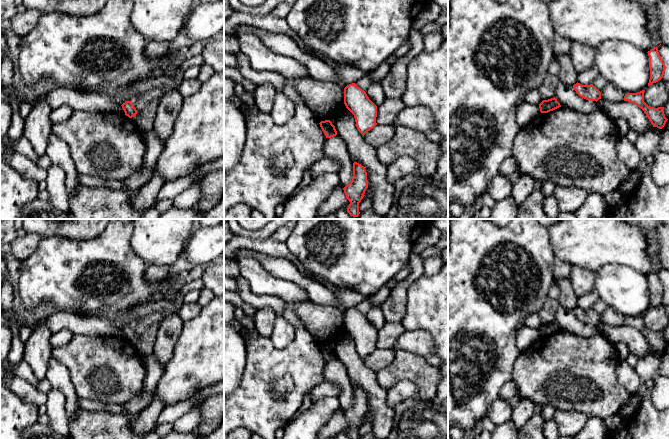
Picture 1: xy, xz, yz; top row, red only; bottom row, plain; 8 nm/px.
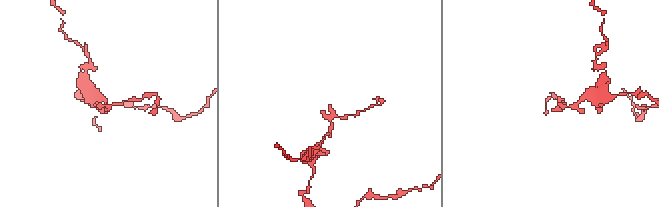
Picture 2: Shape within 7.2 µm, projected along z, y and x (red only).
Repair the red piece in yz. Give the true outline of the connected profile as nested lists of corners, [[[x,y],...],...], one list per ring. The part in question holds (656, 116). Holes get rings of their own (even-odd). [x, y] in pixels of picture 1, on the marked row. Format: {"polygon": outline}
{"polygon": [[[642,90],[637,93],[627,93],[624,96],[624,101],[628,101],[637,105],[639,108],[641,108],[644,111],[644,113],[648,117],[653,127],[662,129],[668,120],[664,114],[664,107],[654,108],[648,106],[644,102],[644,92],[645,90]]]}

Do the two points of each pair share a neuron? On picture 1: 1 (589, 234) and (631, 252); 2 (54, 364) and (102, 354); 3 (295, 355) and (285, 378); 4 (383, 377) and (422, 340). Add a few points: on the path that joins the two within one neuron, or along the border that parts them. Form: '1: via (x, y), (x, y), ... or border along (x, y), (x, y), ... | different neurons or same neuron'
1: via (599, 237), (621, 243) | same neuron
2: border along (52, 355), (67, 369), (72, 384) | different neurons
3: via (295, 361), (295, 368), (291, 372) | same neuron
4: border along (395, 351), (407, 350), (424, 358) | different neurons

